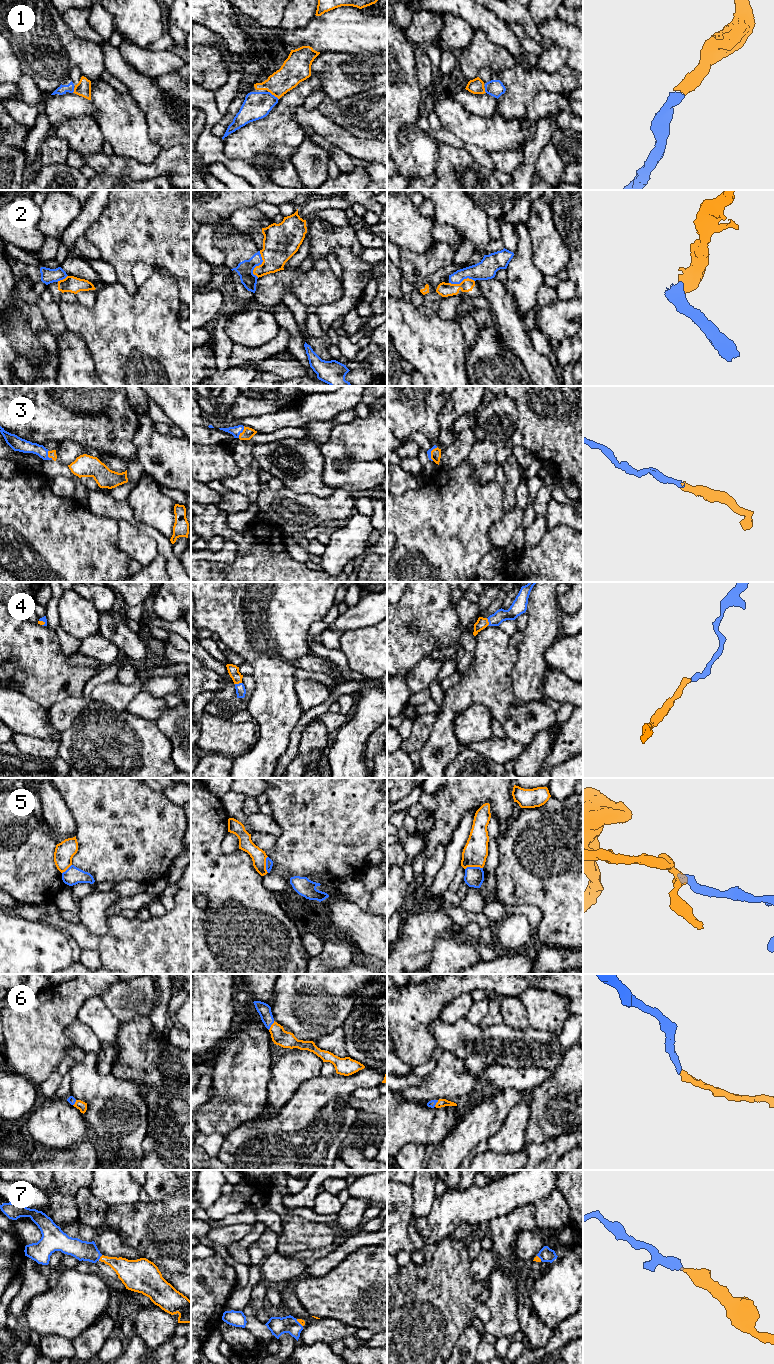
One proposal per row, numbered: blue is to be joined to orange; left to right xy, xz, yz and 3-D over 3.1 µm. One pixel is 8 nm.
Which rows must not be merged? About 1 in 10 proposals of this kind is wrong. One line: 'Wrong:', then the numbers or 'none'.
Wrong: 2, 5

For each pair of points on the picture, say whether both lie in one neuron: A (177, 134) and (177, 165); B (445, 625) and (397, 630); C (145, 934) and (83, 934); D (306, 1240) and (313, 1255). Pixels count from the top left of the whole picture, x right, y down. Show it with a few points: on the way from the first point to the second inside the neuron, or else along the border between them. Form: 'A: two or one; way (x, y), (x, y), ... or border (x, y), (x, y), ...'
A: two; border (180, 145), (162, 149)
B: one; way (433, 625), (427, 625), (417, 635), (409, 634)
C: one; way (130, 941), (98, 941)
D: two; border (333, 1241), (326, 1246), (300, 1250), (288, 1255)

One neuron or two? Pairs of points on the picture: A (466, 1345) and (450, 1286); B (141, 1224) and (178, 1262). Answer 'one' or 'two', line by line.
A: two
B: one

